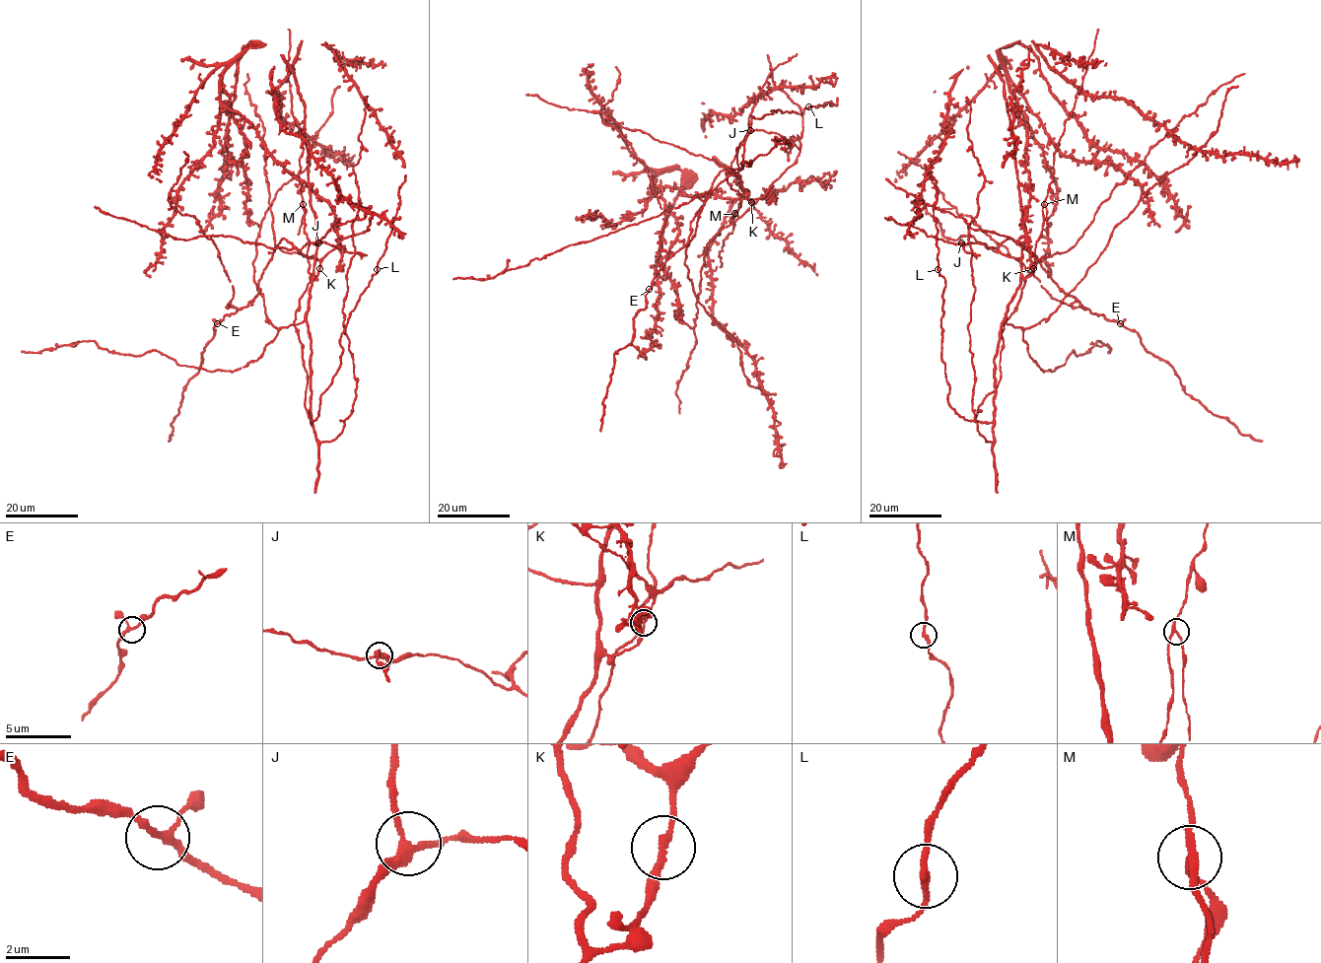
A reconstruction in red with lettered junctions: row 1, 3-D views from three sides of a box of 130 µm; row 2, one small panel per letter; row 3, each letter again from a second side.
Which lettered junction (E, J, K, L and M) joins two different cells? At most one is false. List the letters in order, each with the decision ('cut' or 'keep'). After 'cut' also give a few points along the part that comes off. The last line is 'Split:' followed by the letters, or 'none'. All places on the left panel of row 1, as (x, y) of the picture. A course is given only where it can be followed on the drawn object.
E: keep
J: keep
K: keep
L: keep
M: cut; foreign part runs (302, 204), (305, 214), (298, 235)
Split: M

